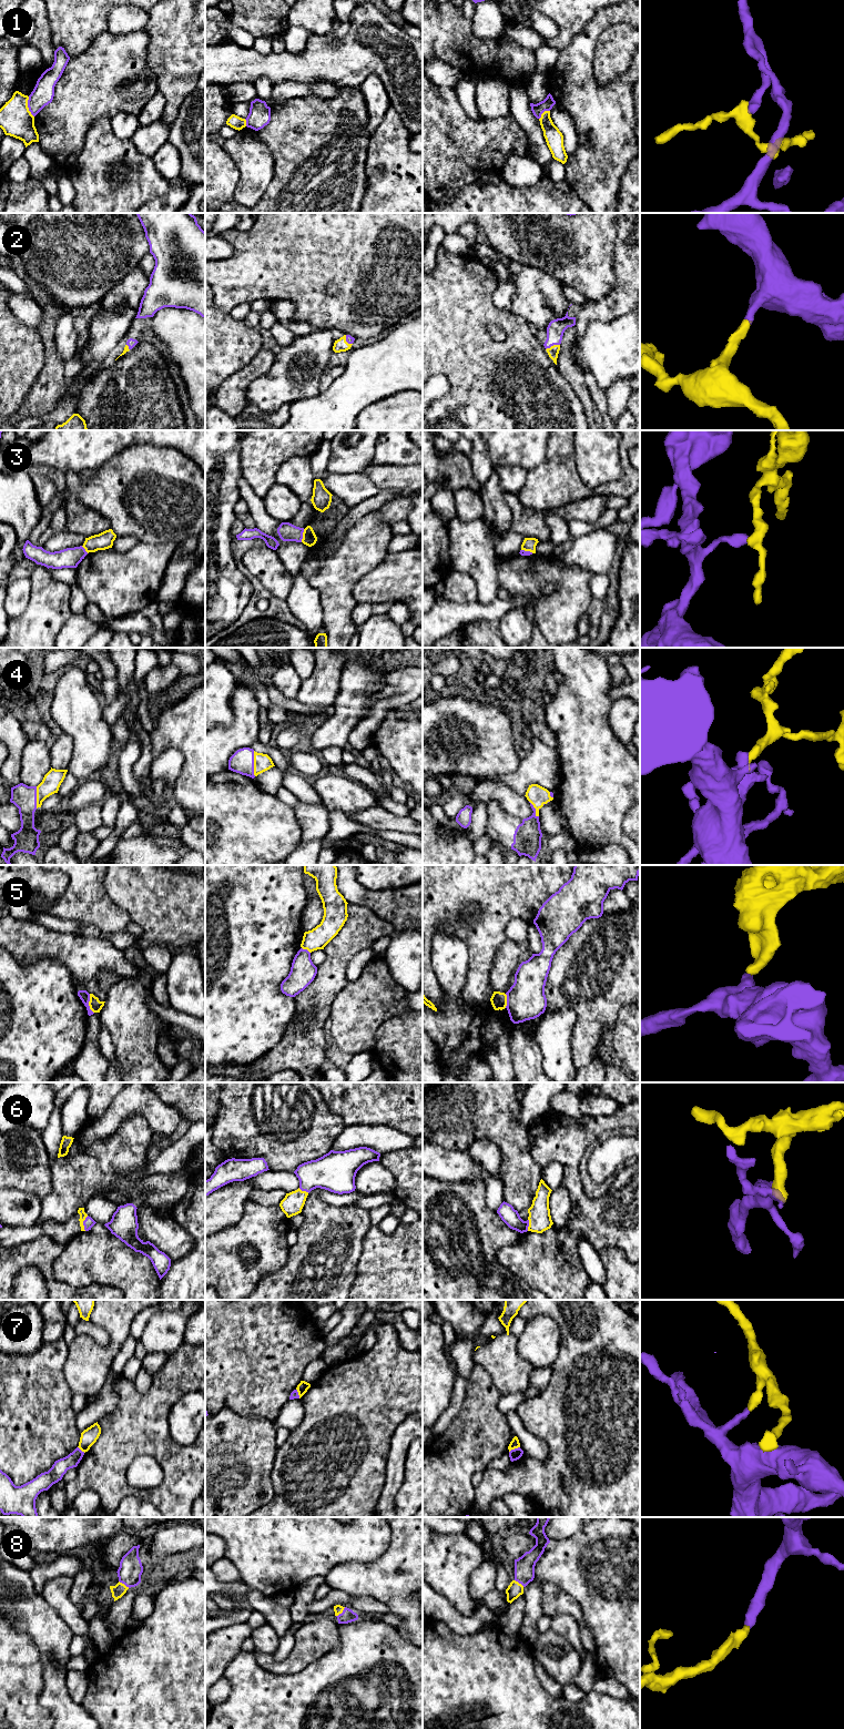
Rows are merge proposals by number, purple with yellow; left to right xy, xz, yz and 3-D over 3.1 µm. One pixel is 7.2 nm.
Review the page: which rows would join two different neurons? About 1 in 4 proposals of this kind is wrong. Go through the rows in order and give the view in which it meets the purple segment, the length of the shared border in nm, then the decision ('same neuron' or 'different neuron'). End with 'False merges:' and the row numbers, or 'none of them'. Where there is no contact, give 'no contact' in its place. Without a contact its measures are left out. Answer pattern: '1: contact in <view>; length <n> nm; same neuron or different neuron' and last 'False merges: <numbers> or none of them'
1: contact in xy; length 160 nm; different neuron
2: contact in yz; length 110 nm; same neuron
3: contact in xz; length 100 nm; different neuron
4: contact in xz; length 180 nm; same neuron
5: contact in xy; length 150 nm; different neuron
6: contact in xy; length 110 nm; same neuron
7: contact in yz; length 90 nm; different neuron
8: contact in xz; length 100 nm; same neuron
False merges: 1, 3, 5, 7

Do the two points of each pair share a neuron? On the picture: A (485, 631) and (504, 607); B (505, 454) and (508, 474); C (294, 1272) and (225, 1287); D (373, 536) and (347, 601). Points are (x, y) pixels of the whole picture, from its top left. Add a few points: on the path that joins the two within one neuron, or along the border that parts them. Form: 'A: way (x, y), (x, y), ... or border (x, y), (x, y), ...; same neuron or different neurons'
A: border (464, 624), (470, 621), (487, 620), (495, 628); different neurons
B: border (498, 468), (520, 466), (526, 471); different neurons
C: border (282, 1268), (265, 1274), (254, 1288); different neurons
D: way (359, 552), (346, 566), (346, 585); same neuron

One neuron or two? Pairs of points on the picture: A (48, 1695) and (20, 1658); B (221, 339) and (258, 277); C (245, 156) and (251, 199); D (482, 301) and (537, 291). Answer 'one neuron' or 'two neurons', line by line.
A: two neurons
B: two neurons
C: one neuron
D: two neurons

